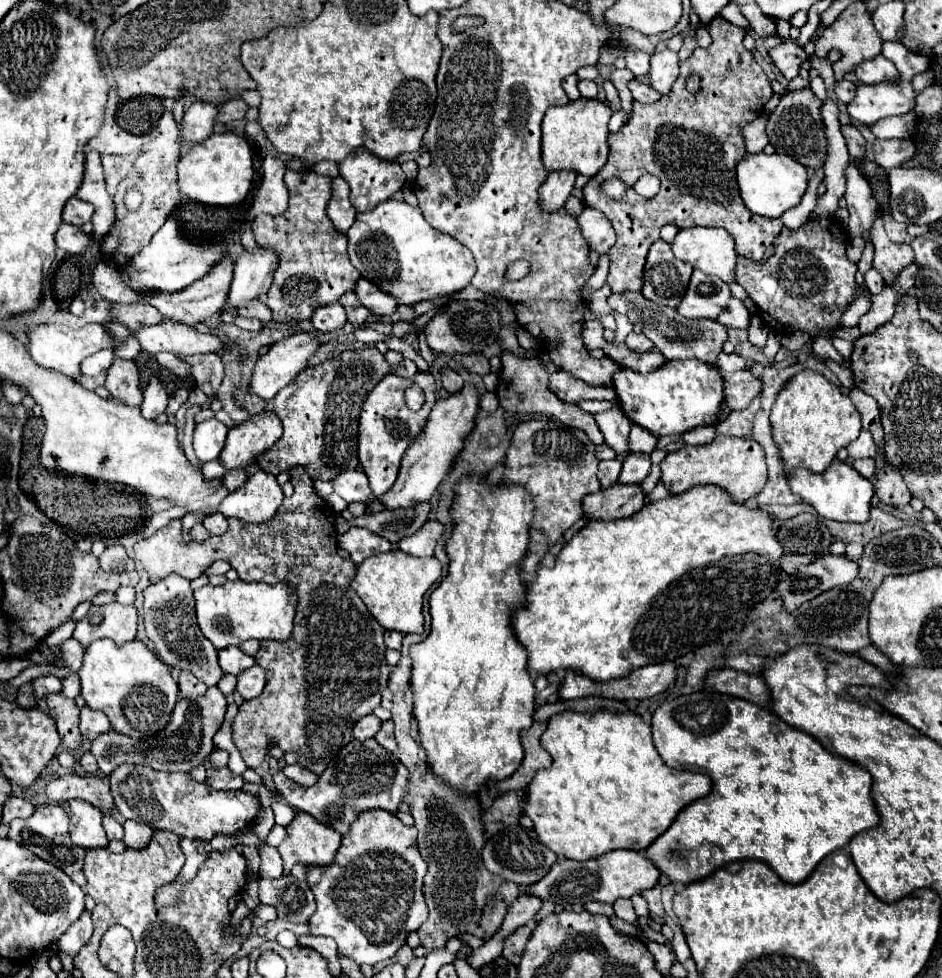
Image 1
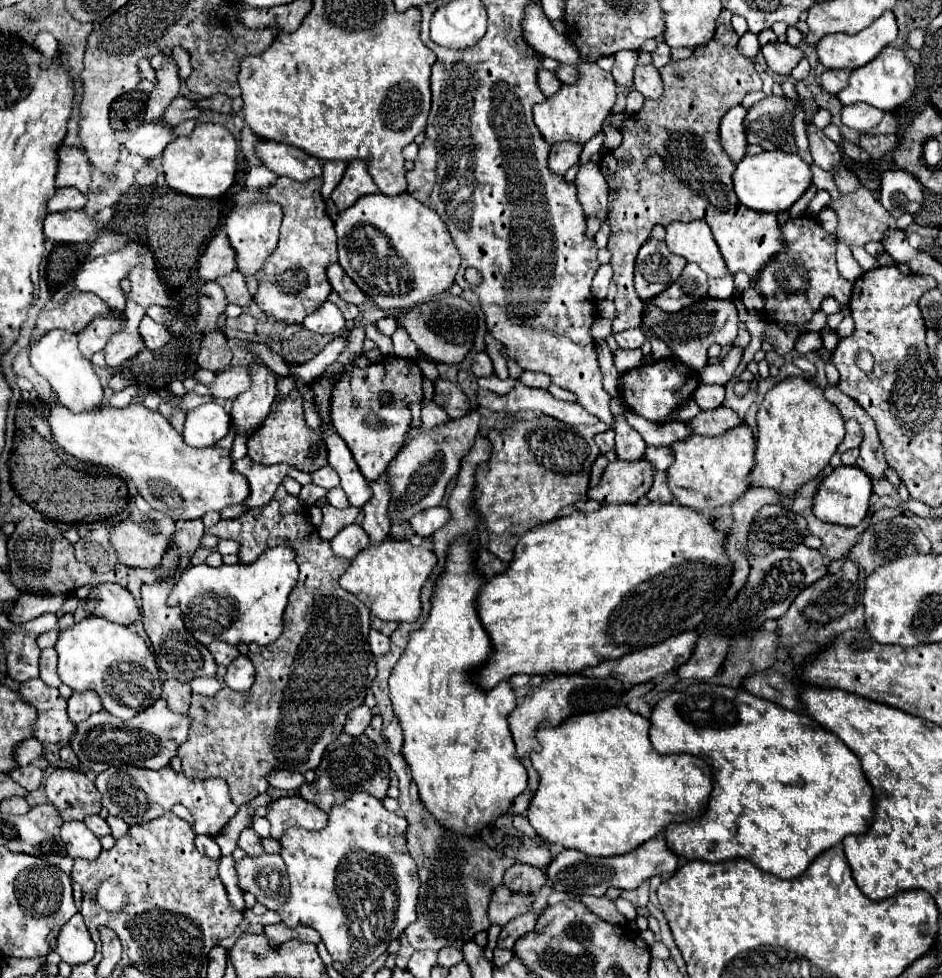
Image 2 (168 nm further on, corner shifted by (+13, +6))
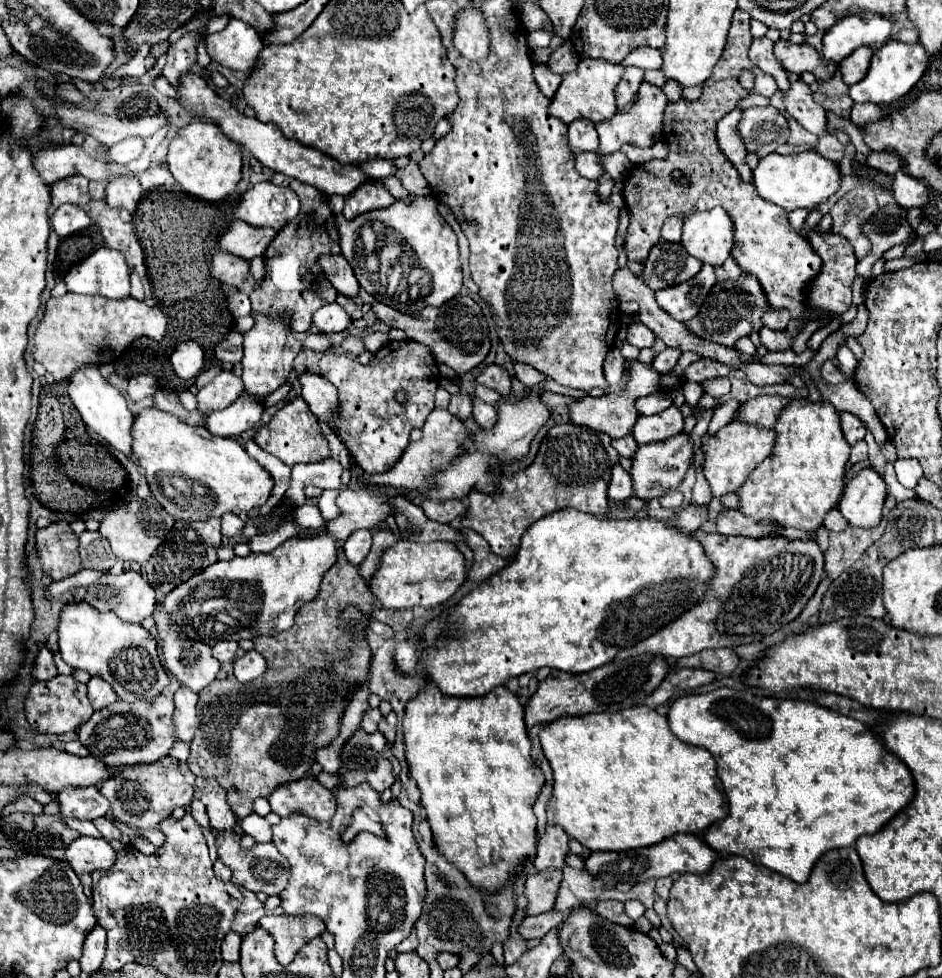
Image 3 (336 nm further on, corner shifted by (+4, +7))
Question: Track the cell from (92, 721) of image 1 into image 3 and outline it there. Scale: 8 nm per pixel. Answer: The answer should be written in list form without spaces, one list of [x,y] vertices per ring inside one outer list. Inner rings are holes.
[[[92,677],[88,681],[88,697],[90,697],[90,703],[94,709],[108,707],[118,699],[114,695],[114,689],[110,687],[110,683],[106,683],[104,679],[98,679],[98,677]]]

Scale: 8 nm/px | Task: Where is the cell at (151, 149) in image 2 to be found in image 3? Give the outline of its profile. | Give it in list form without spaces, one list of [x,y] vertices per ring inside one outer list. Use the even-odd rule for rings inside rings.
[[[130,137],[130,139],[124,139],[116,145],[112,145],[108,149],[108,155],[114,163],[128,163],[132,159],[136,159],[144,149],[144,139],[140,137]]]

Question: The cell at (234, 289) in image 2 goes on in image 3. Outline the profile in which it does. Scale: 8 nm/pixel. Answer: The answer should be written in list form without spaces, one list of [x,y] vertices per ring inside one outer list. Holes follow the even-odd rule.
[[[218,249],[212,255],[210,271],[218,281],[240,287],[244,283],[244,279],[246,279],[246,273],[248,273],[248,261],[238,257],[238,255],[230,255],[228,251]]]

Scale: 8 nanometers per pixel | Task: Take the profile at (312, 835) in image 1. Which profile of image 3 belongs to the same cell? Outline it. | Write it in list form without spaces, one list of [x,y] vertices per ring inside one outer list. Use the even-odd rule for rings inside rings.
[[[302,777],[300,781],[280,785],[268,797],[272,811],[280,817],[288,817],[292,813],[302,813],[314,819],[328,821],[336,813],[334,793],[326,789],[316,777]]]

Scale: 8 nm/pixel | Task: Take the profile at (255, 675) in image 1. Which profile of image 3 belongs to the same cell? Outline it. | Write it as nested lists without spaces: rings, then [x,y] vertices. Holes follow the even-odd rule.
[[[248,651],[244,657],[234,661],[234,675],[240,683],[254,681],[266,671],[266,659],[258,651]]]

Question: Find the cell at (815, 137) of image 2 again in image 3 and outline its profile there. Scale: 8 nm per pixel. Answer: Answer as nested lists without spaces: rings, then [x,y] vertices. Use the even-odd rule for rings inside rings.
[[[792,81],[784,93],[786,111],[810,133],[822,137],[826,133],[826,109],[814,103],[812,91],[804,81]]]

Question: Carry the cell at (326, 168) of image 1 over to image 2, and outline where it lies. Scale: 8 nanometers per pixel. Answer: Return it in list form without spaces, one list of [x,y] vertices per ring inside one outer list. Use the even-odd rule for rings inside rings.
[[[323,162],[323,198],[327,200],[345,172],[345,162]]]

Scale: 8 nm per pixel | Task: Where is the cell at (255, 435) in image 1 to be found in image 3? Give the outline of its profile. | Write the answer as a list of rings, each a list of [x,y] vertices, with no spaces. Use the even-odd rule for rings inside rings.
[[[254,313],[254,327],[244,333],[244,357],[242,357],[242,381],[246,391],[254,397],[266,397],[286,383],[292,363],[302,349],[302,343],[294,337],[290,327],[290,315],[270,317],[264,313]]]

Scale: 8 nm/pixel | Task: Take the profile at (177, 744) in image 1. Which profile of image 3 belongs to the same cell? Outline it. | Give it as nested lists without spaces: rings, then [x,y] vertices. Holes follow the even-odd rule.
[[[158,695],[158,699],[152,701],[138,699],[138,703],[122,703],[118,699],[102,711],[94,711],[94,715],[80,727],[78,739],[90,751],[90,755],[114,767],[154,763],[168,755],[168,749],[174,745],[172,713],[174,703],[166,695]]]

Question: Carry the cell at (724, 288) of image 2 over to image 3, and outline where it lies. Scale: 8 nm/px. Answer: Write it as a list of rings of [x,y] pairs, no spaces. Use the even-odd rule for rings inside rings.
[[[732,257],[726,259],[726,263],[722,267],[714,267],[716,269],[716,279],[724,281],[724,279],[738,279],[742,275],[742,269],[738,267],[738,263],[734,263]]]

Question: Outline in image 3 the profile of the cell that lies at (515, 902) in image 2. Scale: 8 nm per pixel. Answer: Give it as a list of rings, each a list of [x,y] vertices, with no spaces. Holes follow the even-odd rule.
[[[530,869],[528,879],[526,879],[526,889],[524,889],[524,895],[528,899],[526,913],[540,915],[554,909],[560,881],[562,881],[560,869],[546,869],[540,873]]]

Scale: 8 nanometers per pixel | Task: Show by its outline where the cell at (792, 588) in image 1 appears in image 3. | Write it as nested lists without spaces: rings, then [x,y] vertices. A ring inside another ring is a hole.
[[[692,531],[692,537],[704,547],[706,557],[716,567],[714,577],[706,585],[706,593],[700,603],[694,603],[686,615],[680,615],[674,619],[674,623],[666,623],[666,627],[658,629],[654,635],[646,637],[644,641],[628,647],[626,651],[620,651],[616,659],[628,659],[634,655],[664,655],[668,659],[680,659],[694,655],[704,649],[712,647],[732,647],[732,645],[744,645],[752,641],[762,641],[764,635],[772,635],[780,629],[784,629],[790,621],[794,621],[810,597],[814,595],[822,575],[824,575],[824,555],[814,539],[810,541],[788,541],[782,537],[726,537],[720,533],[704,533],[704,531]]]

